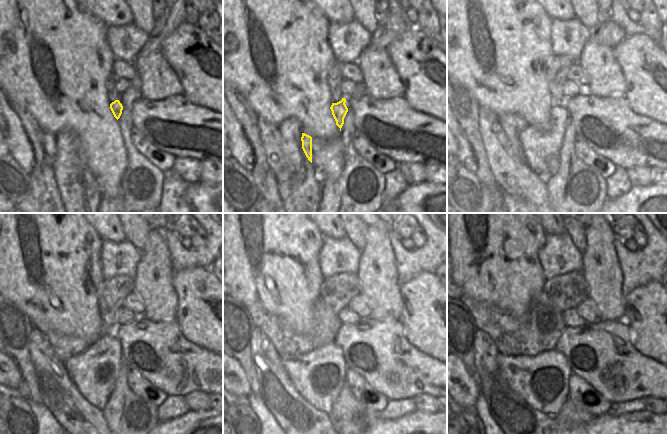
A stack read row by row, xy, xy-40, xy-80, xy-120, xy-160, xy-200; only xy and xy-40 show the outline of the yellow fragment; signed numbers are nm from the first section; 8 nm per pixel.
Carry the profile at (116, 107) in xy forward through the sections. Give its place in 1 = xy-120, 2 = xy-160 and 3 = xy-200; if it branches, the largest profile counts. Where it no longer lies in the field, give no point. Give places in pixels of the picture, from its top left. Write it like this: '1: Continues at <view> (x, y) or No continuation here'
1: Continues at xy-120 (94, 372)
2: Continues at xy-160 (318, 376)
3: Continues at xy-200 (541, 381).

